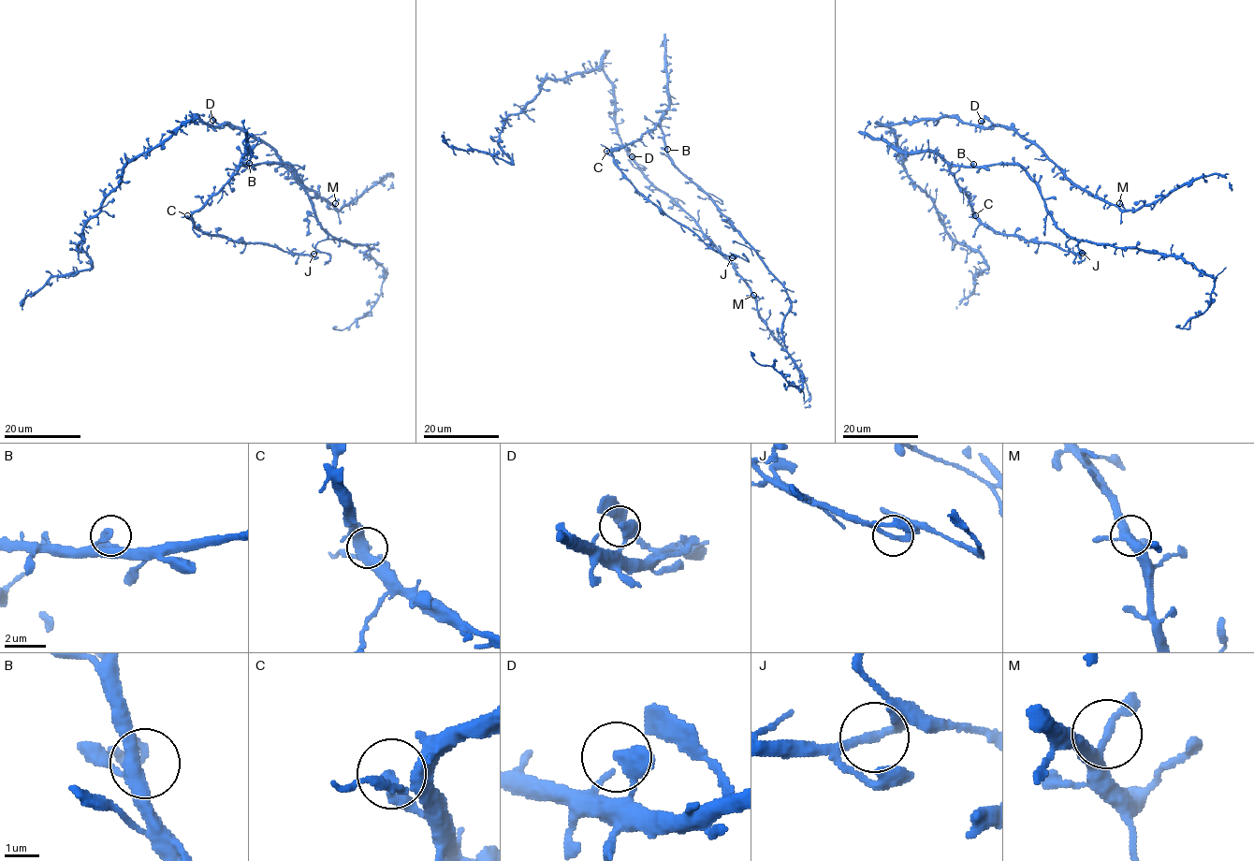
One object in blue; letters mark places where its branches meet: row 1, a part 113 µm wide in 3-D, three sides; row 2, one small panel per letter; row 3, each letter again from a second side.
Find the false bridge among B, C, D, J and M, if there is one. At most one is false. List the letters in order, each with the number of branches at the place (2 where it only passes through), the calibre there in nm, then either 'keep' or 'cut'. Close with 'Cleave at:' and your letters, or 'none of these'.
B: branches 2; calibre 200 nm; keep
C: branches 2; calibre 200 nm; keep
D: branches 2; calibre 320 nm; keep
J: branches 2; calibre 240 nm; keep
M: branches 2; calibre 220 nm; keep
Cleave at: none of these

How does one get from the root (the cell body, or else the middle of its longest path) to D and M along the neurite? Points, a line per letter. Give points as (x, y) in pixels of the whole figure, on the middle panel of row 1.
D: (655, 186), (632, 156)
M: (655, 186), (671, 197), (693, 218), (731, 262), (753, 295)

